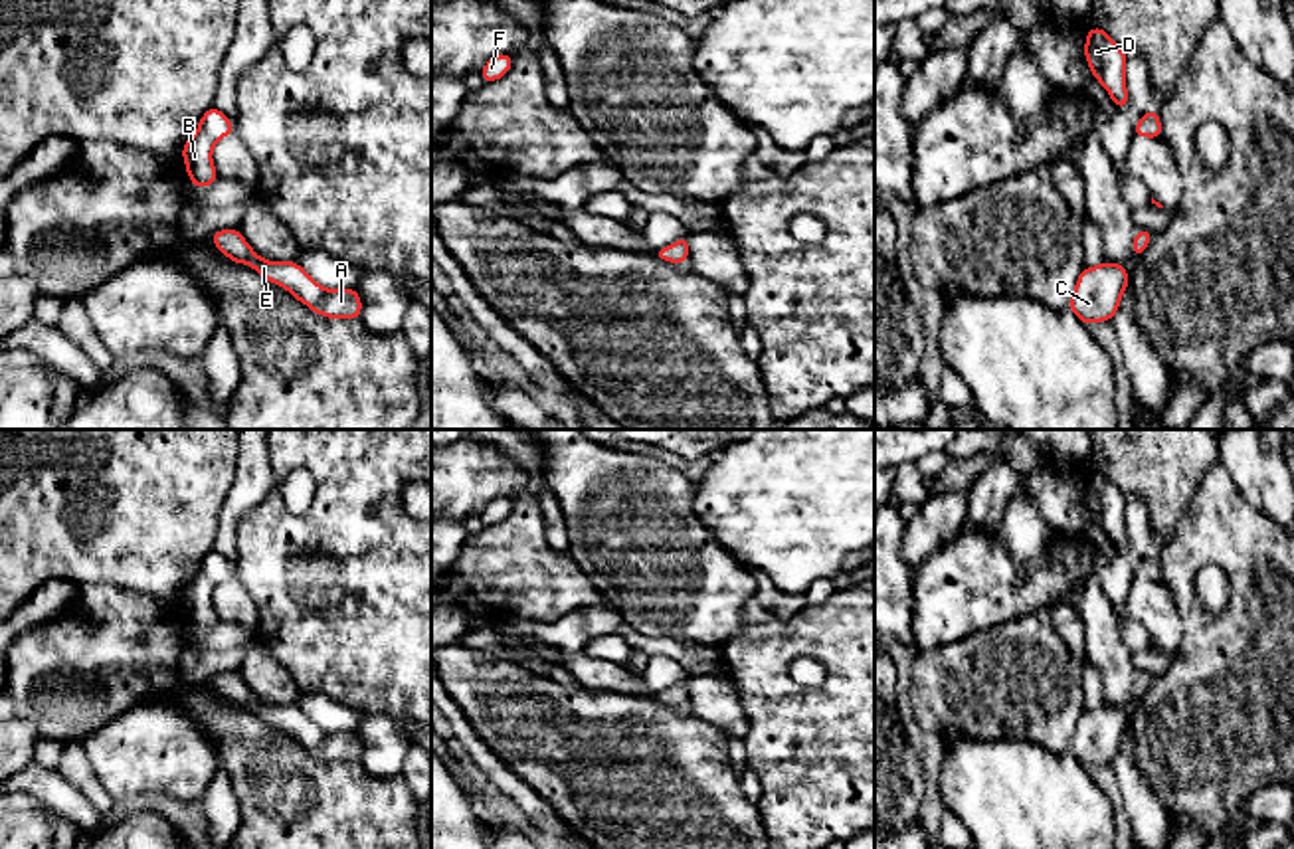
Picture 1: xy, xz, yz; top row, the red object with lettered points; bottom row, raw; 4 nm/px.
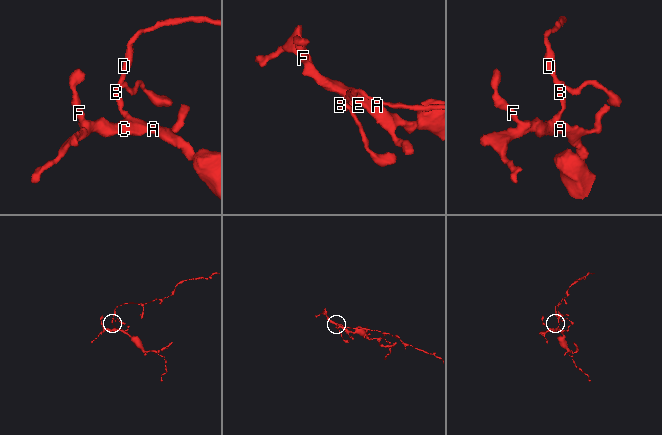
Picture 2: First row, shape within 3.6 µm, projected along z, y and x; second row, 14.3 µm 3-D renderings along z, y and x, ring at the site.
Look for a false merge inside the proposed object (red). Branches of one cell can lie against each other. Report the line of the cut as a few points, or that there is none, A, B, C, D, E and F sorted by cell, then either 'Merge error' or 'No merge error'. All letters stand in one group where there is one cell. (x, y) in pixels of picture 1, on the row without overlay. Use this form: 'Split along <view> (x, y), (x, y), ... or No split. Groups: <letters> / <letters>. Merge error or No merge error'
No split. Groups: A B C D E F. No merge error

